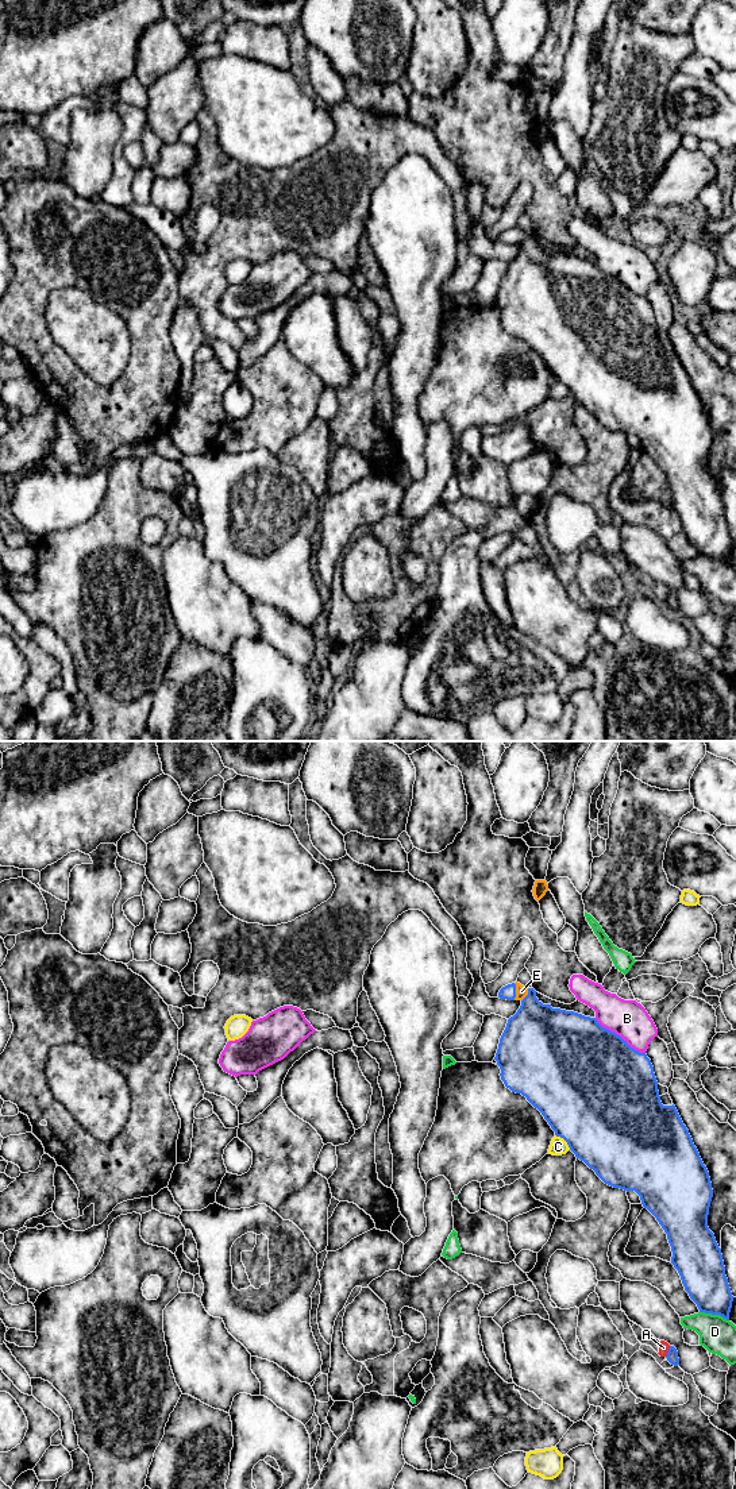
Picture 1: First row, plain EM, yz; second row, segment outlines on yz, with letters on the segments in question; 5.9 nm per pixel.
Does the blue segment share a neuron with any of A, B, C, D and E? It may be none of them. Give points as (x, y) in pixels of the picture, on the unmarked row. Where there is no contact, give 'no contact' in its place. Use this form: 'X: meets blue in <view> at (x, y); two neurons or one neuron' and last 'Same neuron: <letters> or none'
A: meets blue in yz at (669, 596); two neurons
B: meets blue in yz at (619, 280); two neurons
C: meets blue in yz at (565, 384); two neurons
D: meets blue in yz at (715, 558); two neurons
E: meets blue in yz at (515, 235); one neuron
Same neuron: E

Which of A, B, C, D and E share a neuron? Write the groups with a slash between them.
A / B / C / D / E

